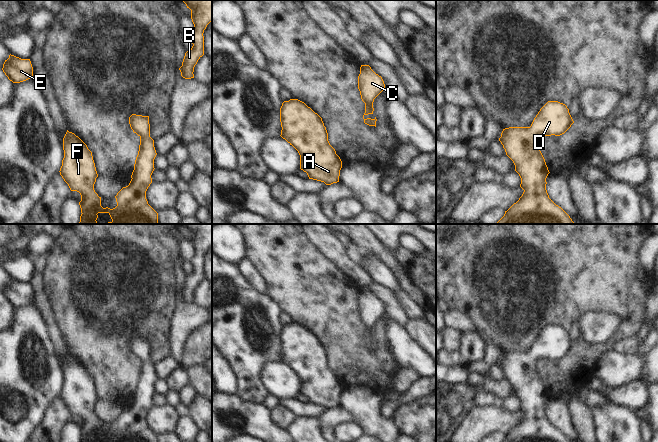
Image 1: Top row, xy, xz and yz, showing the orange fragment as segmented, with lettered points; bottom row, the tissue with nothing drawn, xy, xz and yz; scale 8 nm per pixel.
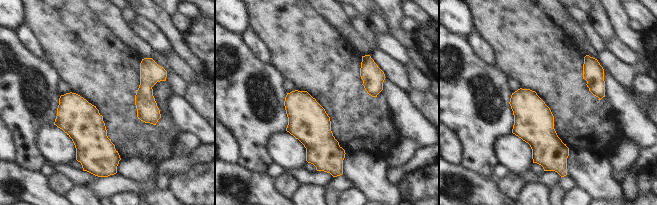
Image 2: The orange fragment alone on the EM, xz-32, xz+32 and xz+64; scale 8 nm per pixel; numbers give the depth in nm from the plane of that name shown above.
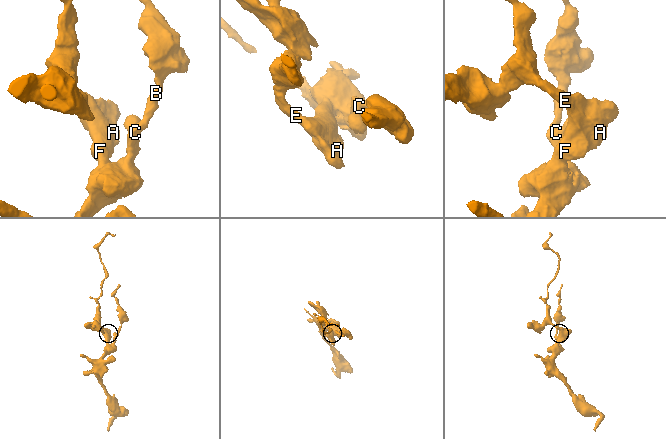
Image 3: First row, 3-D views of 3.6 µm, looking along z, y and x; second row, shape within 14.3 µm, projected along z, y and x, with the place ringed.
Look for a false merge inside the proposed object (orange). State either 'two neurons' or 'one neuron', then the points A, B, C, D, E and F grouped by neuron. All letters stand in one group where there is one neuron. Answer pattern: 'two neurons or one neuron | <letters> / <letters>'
one neuron | A B C D E F

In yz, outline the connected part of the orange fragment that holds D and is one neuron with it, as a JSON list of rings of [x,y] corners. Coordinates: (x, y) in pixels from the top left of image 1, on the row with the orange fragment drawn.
[[[548,101],[530,127],[503,129],[499,141],[515,165],[524,192],[496,224],[575,224],[549,198],[546,178],[550,172],[538,146],[539,136],[560,136],[573,123],[565,104]]]

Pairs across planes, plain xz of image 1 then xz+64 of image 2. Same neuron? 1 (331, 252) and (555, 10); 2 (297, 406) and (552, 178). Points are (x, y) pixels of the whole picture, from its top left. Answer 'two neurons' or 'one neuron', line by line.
1: one neuron
2: one neuron

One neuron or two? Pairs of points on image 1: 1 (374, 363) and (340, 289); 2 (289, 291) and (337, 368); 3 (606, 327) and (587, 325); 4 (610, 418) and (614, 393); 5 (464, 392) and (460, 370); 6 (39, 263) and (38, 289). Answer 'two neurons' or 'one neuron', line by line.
1: one neuron
2: one neuron
3: one neuron
4: two neurons
5: two neurons
6: one neuron

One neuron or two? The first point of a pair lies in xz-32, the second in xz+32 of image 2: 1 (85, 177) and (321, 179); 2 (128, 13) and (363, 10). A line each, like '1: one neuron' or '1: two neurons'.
1: one neuron
2: two neurons

